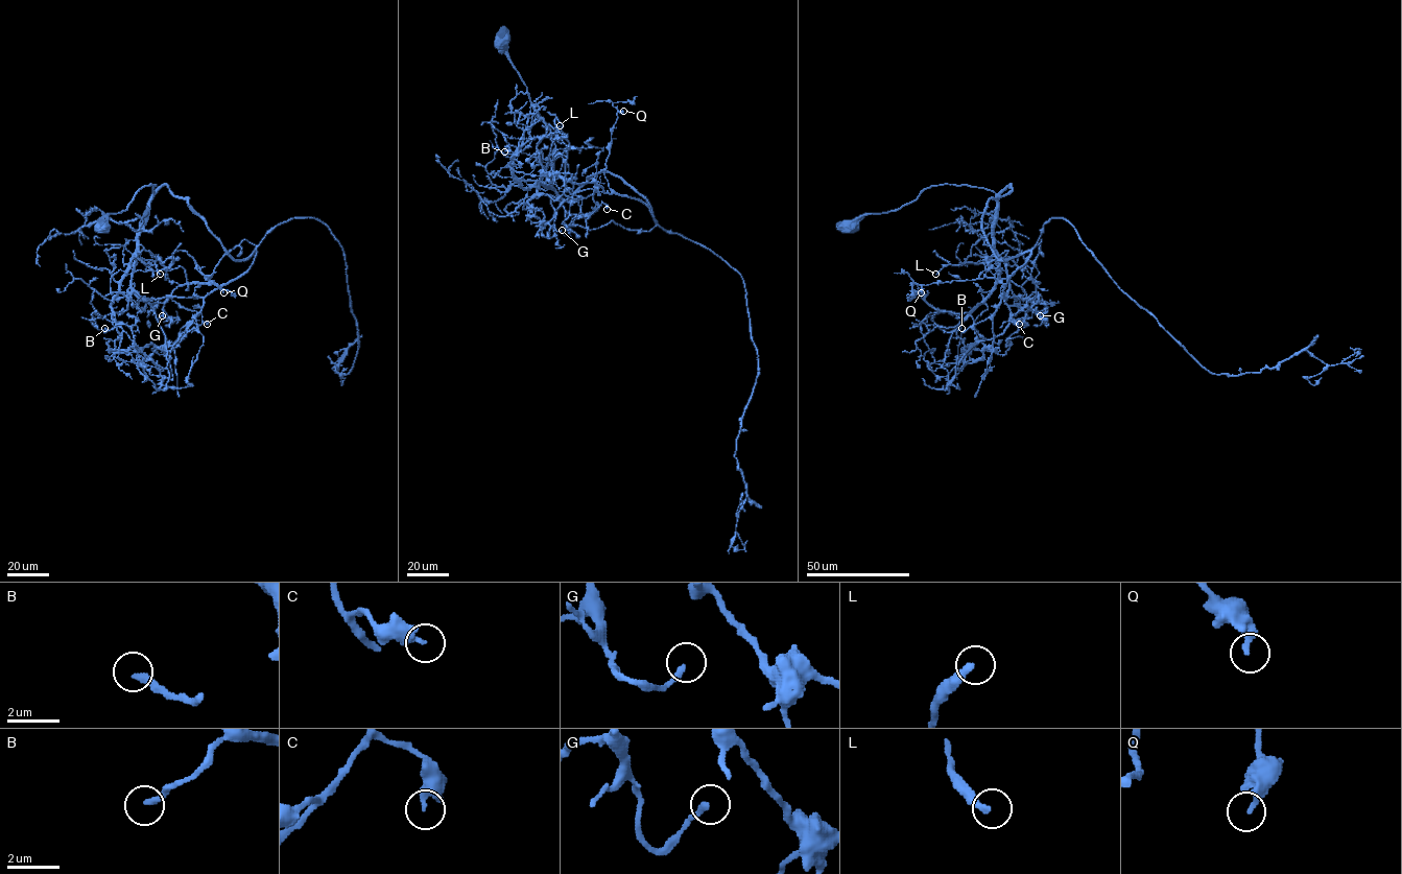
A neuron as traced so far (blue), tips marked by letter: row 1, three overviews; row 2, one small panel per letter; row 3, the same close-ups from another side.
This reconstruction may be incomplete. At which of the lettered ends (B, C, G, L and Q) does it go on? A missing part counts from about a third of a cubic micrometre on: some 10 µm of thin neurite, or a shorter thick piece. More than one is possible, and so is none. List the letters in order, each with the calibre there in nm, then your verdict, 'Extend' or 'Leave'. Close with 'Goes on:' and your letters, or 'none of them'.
B: Thickness 240 nm. Extend
C: Thickness 300 nm. Leave
G: Thickness 240 nm. Extend
L: Thickness 280 nm. Leave
Q: Thickness 320 nm. Leave
Goes on: B, G

